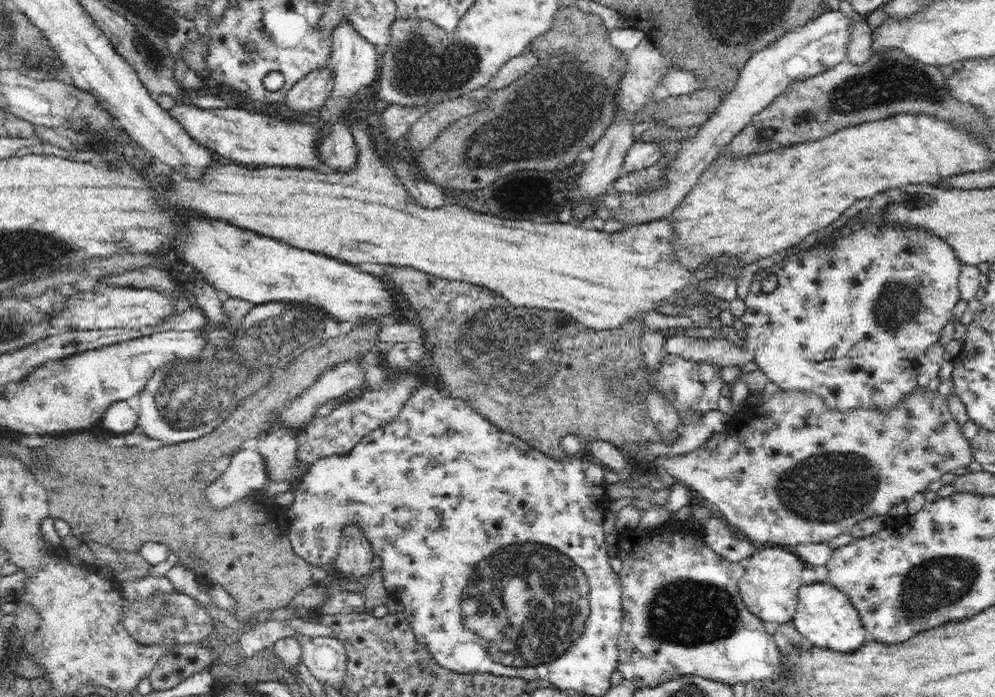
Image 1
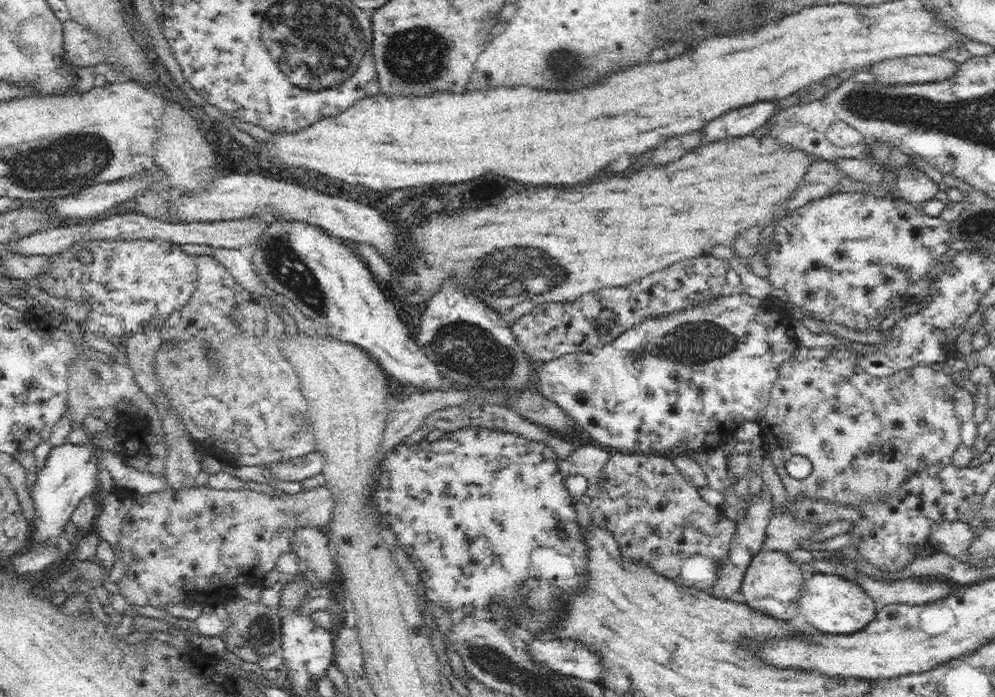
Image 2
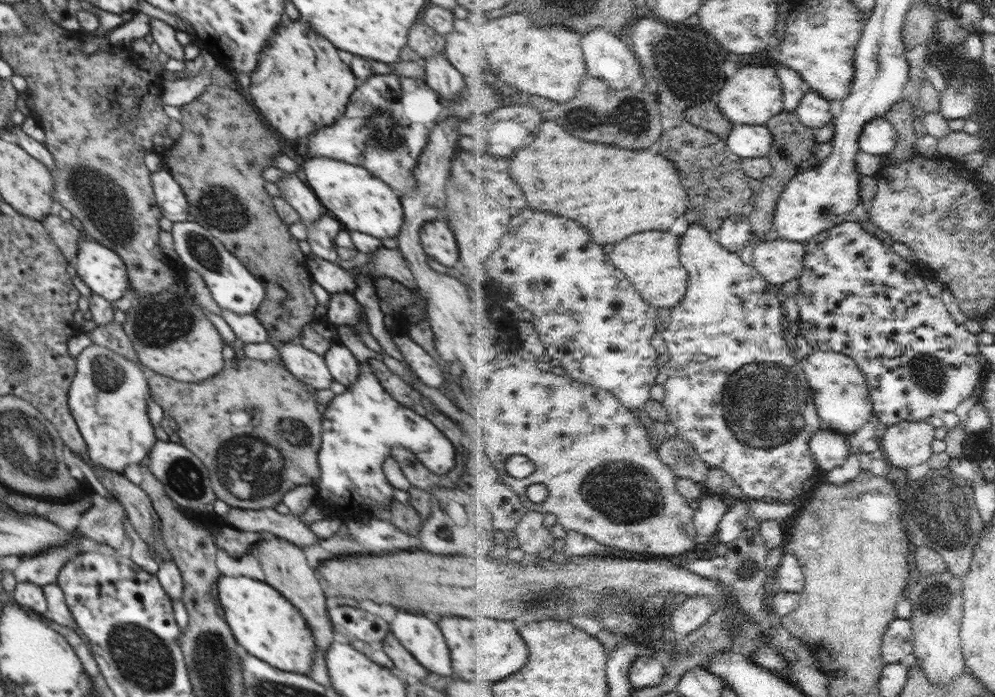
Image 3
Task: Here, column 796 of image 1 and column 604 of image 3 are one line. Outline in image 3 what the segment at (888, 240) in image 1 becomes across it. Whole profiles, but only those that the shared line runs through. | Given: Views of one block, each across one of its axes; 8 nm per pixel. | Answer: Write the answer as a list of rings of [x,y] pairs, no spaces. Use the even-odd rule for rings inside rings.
[[[526,208],[520,212],[515,212],[512,224],[508,232],[501,240],[500,248],[489,258],[489,272],[492,272],[491,286],[494,288],[508,288],[512,299],[518,300],[526,310],[532,310],[534,318],[536,318],[536,326],[538,326],[539,338],[545,343],[545,358],[552,358],[560,361],[565,370],[568,370],[572,377],[580,382],[589,385],[599,386],[606,390],[612,391],[624,404],[632,410],[646,408],[650,398],[652,398],[652,388],[658,384],[658,376],[662,371],[663,355],[652,346],[652,338],[658,332],[660,326],[660,307],[652,306],[644,295],[635,287],[632,279],[612,260],[610,254],[604,250],[604,245],[600,246],[588,228],[584,228],[580,222],[576,222],[574,218],[566,218],[560,214],[552,214],[552,212],[544,212],[544,210],[534,210],[534,208]]]

